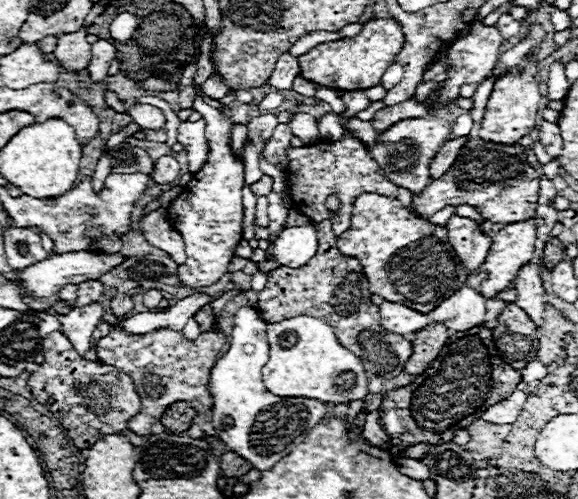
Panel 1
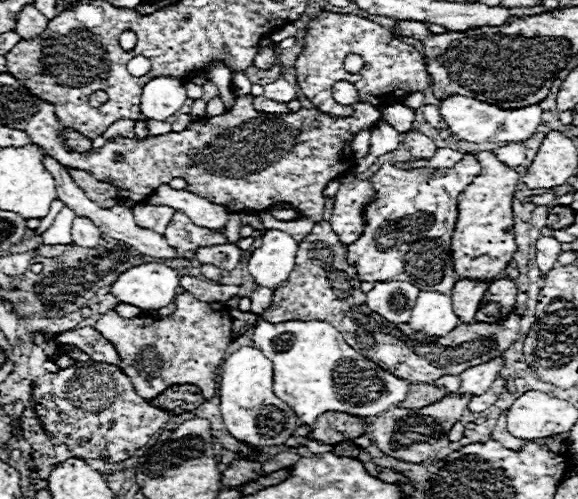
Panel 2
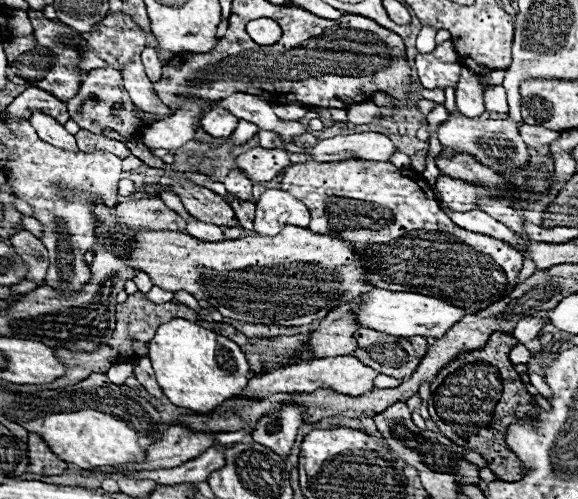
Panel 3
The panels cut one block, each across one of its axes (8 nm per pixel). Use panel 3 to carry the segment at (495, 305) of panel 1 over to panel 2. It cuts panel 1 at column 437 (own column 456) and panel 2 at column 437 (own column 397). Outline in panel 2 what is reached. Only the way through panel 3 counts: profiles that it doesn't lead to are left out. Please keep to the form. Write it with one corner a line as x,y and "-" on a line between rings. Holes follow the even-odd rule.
420,292
408,324
412,330
424,332
426,336
446,336
460,320
452,310
452,298
448,294

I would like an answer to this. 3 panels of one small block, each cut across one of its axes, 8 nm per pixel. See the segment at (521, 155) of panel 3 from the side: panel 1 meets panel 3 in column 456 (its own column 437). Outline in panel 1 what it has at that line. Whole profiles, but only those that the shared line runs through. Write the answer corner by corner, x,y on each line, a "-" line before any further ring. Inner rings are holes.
430,114
428,118
412,118
412,120
396,122
394,126
378,134
374,146
366,144
366,150
378,162
380,170
384,170
390,182
410,190
412,194
418,194
426,190
426,186
430,184
428,164
436,156
440,146
444,146
448,136
450,136
450,124
444,118

